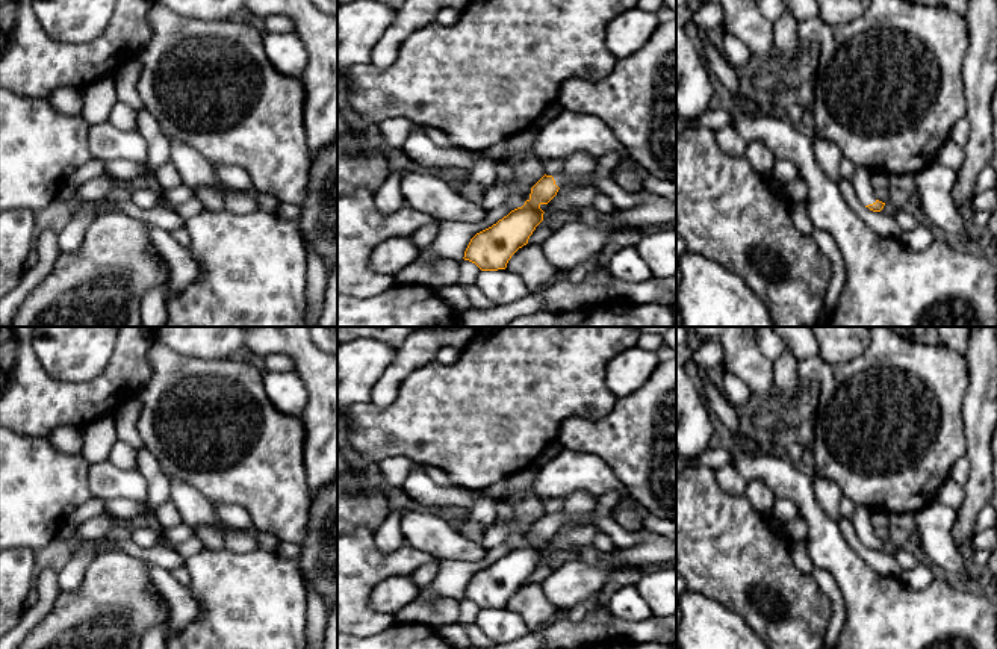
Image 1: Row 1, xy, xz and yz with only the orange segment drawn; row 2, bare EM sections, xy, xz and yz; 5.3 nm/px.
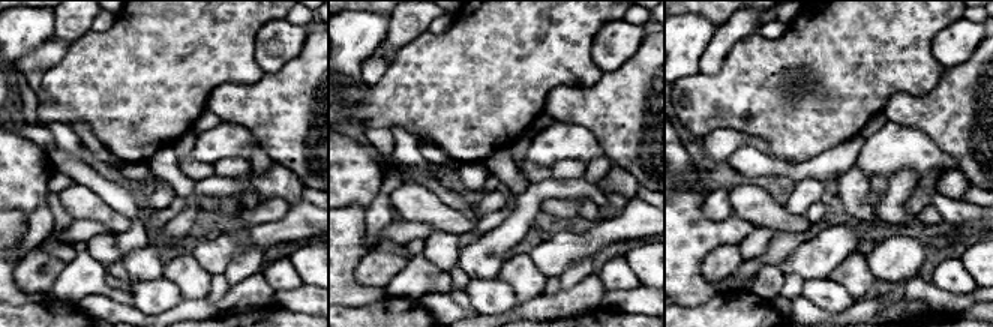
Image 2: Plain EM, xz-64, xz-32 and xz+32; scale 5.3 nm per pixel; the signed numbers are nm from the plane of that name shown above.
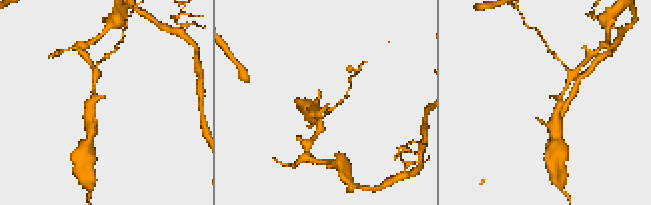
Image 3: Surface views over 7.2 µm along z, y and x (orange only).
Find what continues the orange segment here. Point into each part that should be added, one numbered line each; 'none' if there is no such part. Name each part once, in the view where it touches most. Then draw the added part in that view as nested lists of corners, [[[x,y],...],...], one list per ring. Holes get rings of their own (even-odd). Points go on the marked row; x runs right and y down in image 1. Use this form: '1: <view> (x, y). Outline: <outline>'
1: yz (861, 182). Outline: [[[856,166],[855,174],[852,177],[852,186],[856,192],[856,197],[864,206],[876,203],[876,191],[871,186],[871,172],[867,172],[862,166]]]

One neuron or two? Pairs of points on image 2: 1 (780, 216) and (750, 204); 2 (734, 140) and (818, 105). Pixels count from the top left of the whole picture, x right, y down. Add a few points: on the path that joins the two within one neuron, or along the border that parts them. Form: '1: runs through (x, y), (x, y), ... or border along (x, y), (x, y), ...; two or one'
1: runs through (773, 213), (758, 206); one
2: border along (711, 129), (735, 129), (758, 137), (770, 155); two

